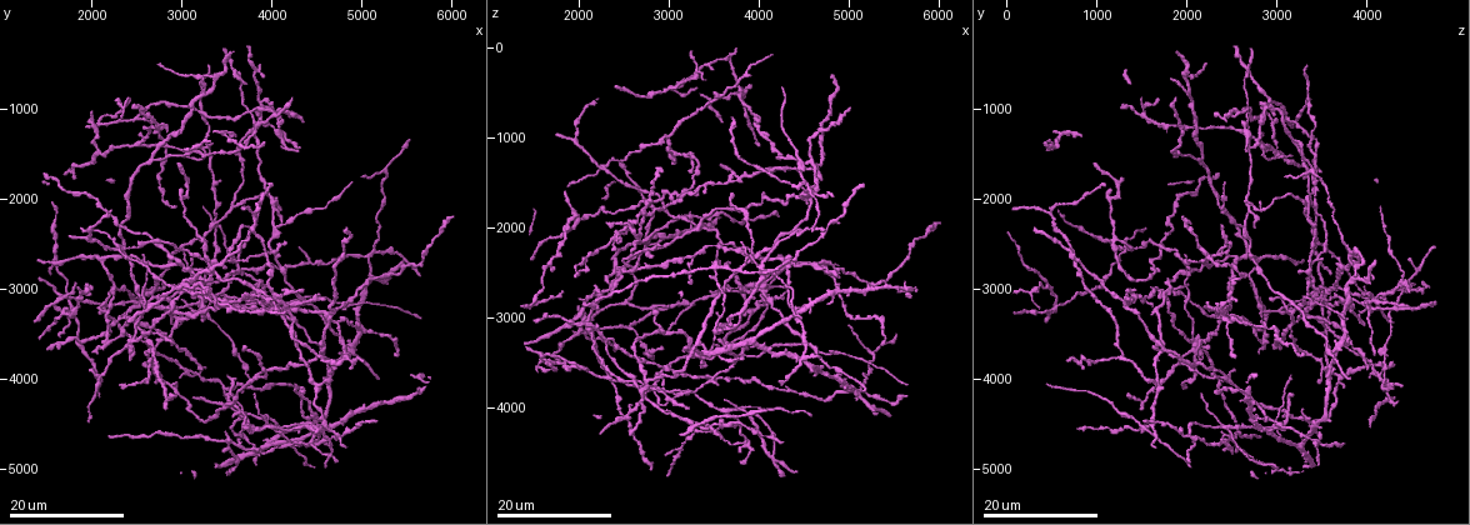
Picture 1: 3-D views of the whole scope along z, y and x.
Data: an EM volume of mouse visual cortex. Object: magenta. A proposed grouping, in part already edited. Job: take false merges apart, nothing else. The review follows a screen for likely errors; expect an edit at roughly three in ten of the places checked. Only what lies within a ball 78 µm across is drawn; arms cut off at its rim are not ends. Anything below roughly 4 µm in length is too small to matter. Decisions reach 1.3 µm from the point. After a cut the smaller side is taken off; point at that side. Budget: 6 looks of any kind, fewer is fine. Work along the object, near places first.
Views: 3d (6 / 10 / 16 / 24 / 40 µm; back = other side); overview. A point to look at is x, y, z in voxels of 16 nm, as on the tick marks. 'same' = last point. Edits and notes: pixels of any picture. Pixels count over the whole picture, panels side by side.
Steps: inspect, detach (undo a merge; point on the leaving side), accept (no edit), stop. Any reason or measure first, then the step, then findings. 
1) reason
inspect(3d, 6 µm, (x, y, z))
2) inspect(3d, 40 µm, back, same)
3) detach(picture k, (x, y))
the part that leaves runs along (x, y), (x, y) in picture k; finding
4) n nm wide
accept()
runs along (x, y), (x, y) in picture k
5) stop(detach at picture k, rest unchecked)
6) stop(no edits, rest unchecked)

four or more arms meet
inspect(3d, 24 µm, (2150, 3600, 2850))

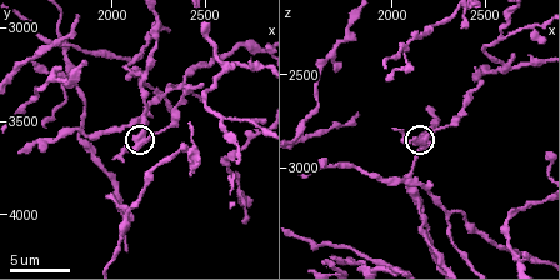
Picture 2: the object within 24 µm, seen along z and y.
inspect(3d, 6 µm, (2180, 3620, 2840))

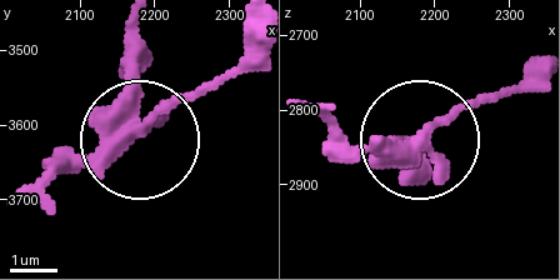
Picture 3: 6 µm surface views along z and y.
400 nm wide
detach(picture 3, (334, 149))
the part that leaves runs along (408, 141), (526, 70) in picture 3; a second neuron is stuck on

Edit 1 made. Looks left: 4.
three arms meet
inspect(3d, 24 µm, (2500, 1100, 3150))

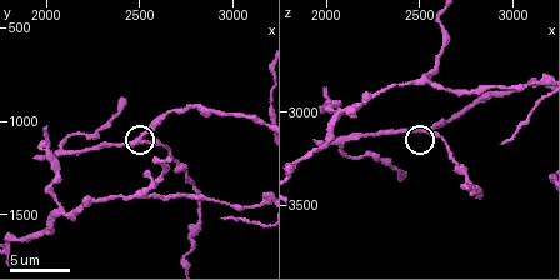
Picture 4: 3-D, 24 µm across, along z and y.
closer look
inspect(3d, 10 µm, (2520, 1100, 3100))

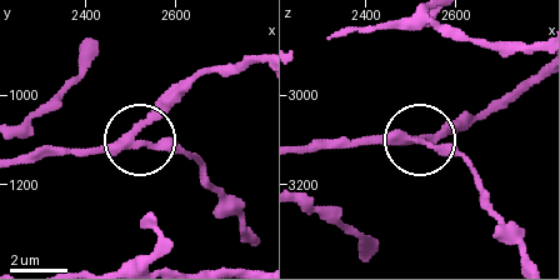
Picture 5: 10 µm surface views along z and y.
accept()
runs along (256, 60), (206, 70), (135, 140), (44, 146) in picture 5; one neuron here

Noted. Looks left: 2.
inspect(3d, 16 µm, (2950, 2550, 1700))

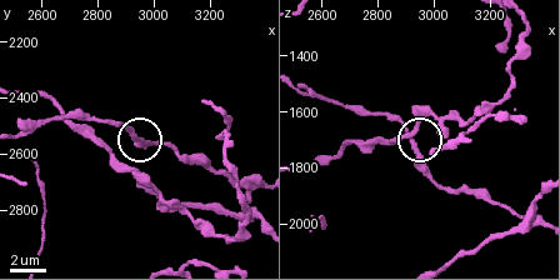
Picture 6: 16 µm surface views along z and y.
inspect(3d, 6 µm, (2920, 2530, 1720))

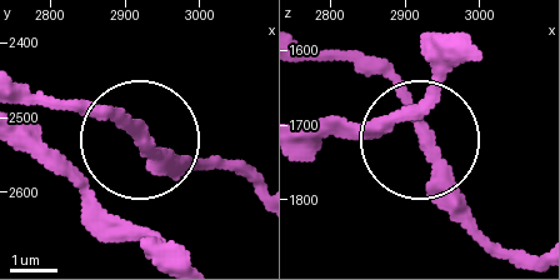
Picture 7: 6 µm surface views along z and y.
accept()
runs along (520, 256), (484, 229), (424, 138), (320, 134) in picture 7; all the same neuron

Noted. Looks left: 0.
stop(detach at picture 3, rest unchecked)

